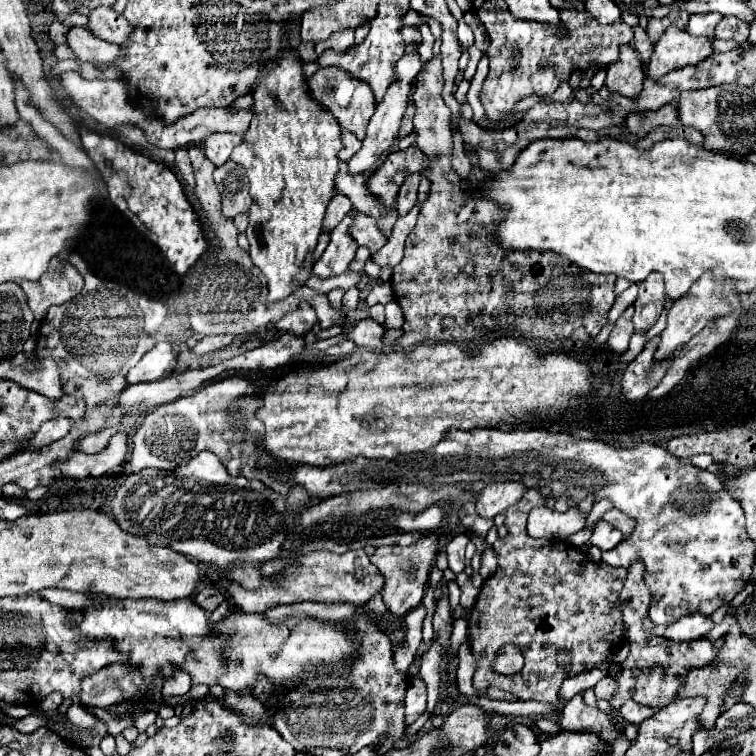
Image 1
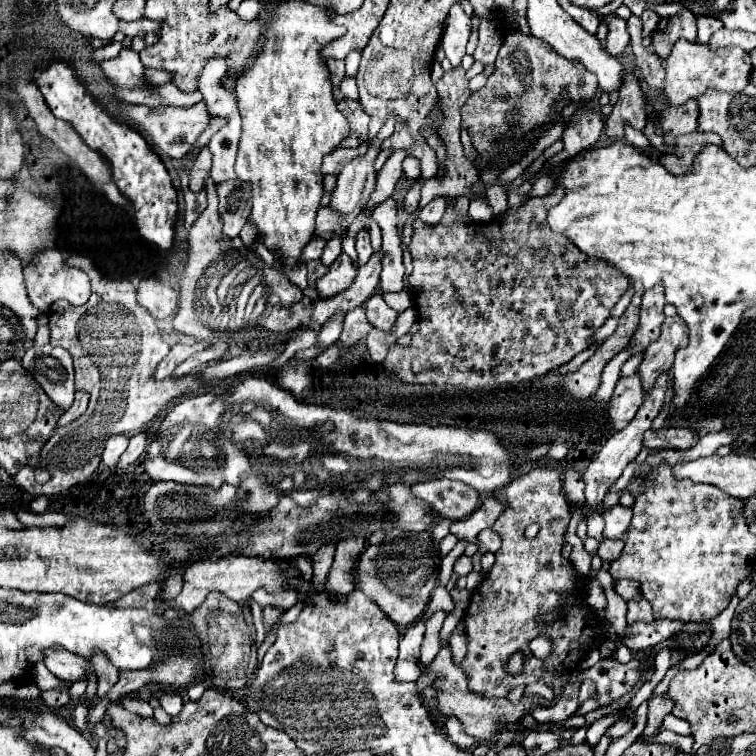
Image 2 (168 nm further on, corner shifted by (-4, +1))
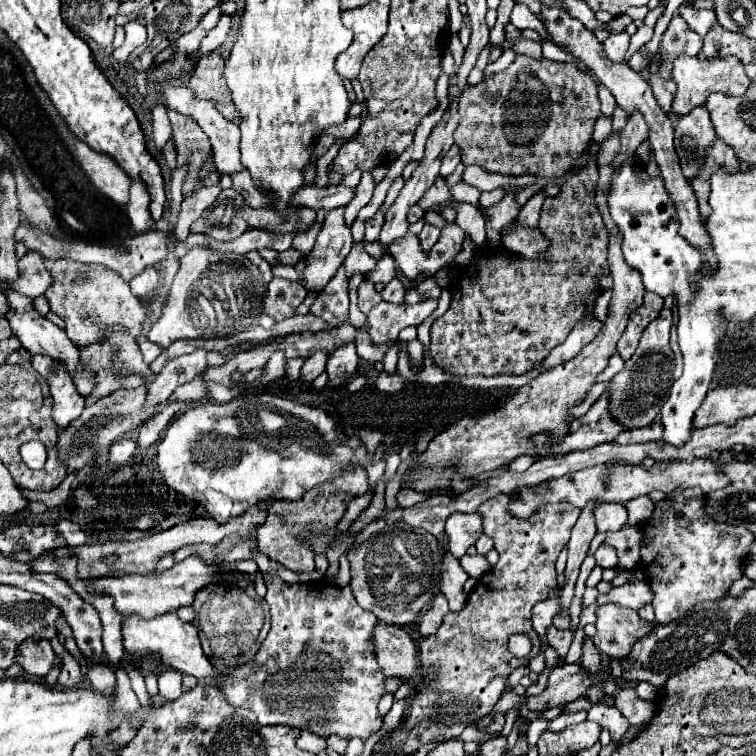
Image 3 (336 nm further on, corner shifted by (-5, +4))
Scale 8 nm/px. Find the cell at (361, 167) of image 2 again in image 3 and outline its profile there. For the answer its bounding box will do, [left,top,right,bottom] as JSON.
[302,207,352,293]

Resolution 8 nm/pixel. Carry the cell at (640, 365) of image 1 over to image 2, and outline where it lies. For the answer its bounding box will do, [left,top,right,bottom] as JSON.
[609,374,645,430]

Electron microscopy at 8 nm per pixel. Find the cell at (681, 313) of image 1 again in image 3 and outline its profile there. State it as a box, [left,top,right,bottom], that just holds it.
[604,309,674,429]

